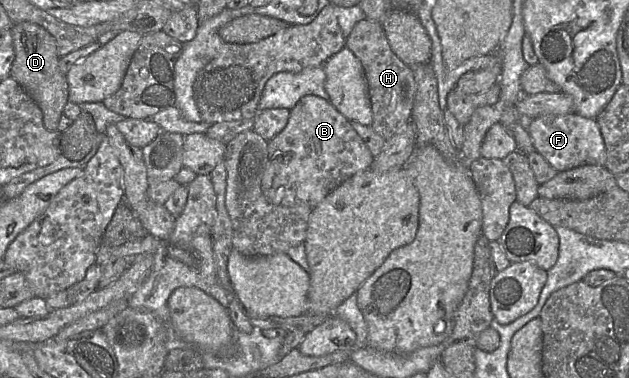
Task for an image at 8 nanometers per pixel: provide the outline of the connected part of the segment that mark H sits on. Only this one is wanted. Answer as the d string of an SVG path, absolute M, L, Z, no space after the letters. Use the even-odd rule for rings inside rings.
M362 19L352 28L345 46L360 60L364 69L373 116L371 128L389 140L411 121L417 90L414 72L391 49L381 23Z

